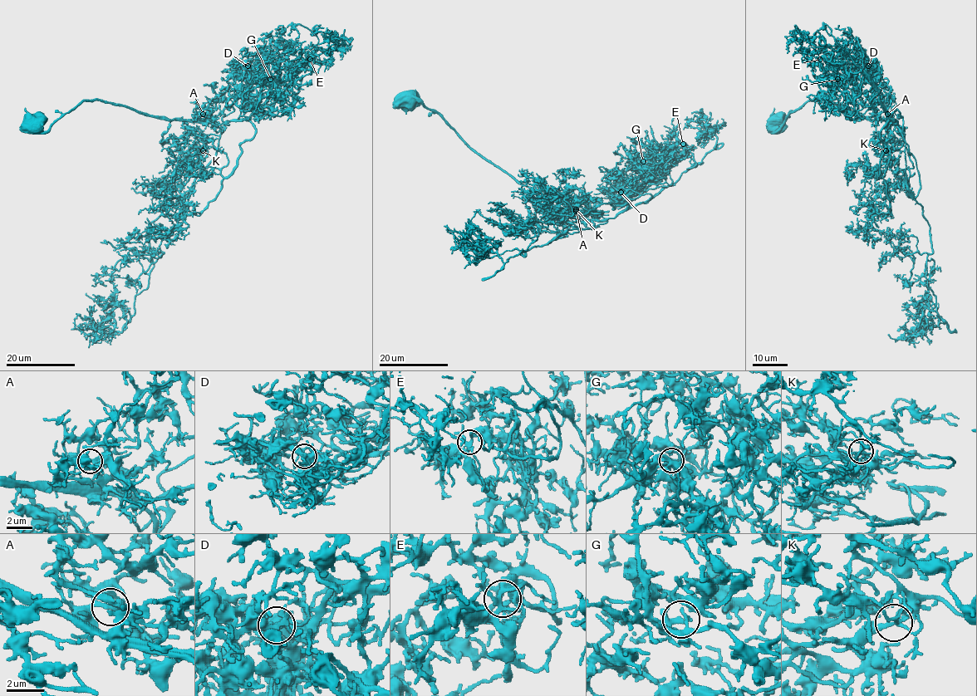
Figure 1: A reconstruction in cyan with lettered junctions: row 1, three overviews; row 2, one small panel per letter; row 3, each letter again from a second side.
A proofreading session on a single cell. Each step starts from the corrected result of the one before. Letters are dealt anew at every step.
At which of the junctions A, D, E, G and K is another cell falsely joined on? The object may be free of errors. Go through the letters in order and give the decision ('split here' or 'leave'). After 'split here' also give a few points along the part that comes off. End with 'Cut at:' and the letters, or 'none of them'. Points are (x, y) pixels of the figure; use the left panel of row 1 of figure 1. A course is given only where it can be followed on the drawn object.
A: leave
D: split here; course (247, 66), (248, 89), (244, 91), (243, 103)
E: leave
G: leave
K: leave
Cut at: D

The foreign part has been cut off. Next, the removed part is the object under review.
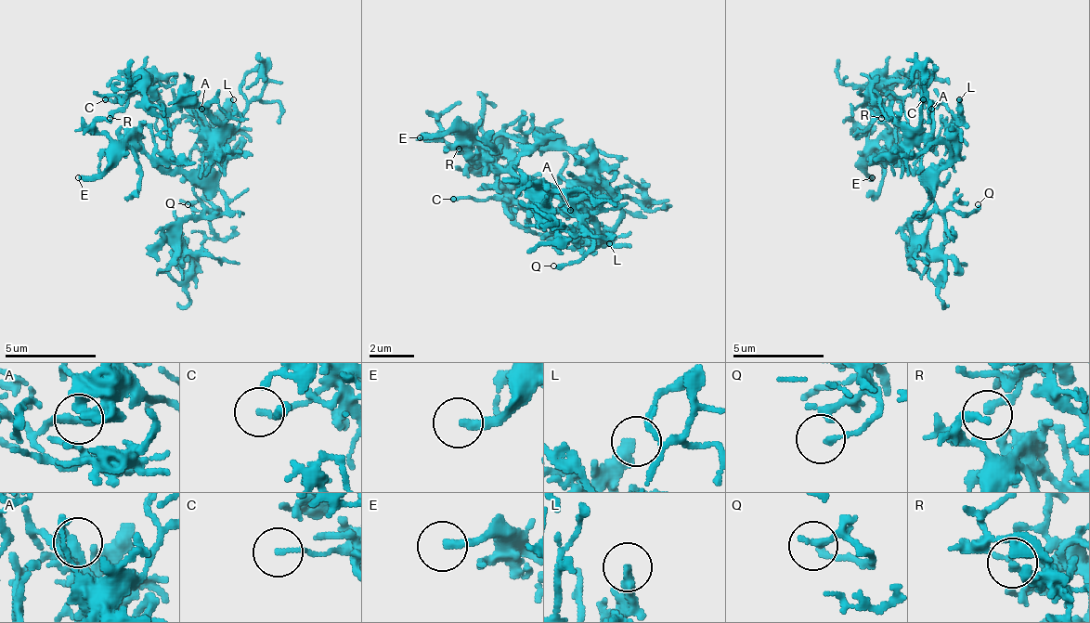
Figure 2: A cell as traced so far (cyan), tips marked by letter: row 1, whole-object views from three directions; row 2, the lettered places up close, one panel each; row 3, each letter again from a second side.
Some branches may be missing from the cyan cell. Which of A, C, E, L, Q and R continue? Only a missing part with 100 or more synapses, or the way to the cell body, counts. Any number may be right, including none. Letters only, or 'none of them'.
E

